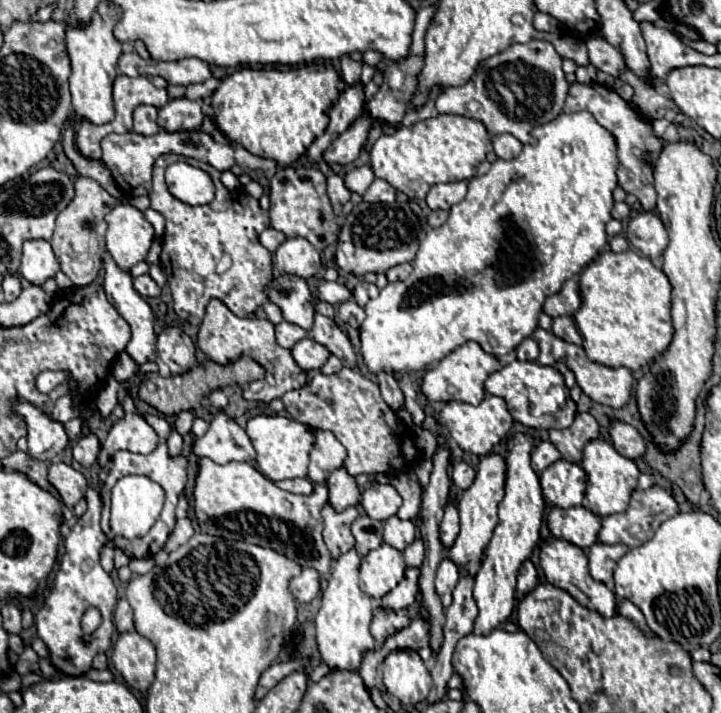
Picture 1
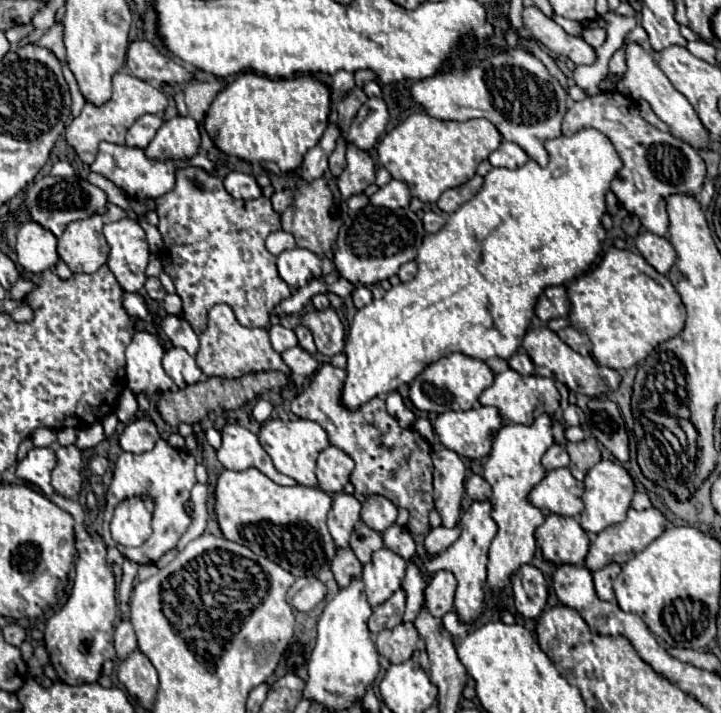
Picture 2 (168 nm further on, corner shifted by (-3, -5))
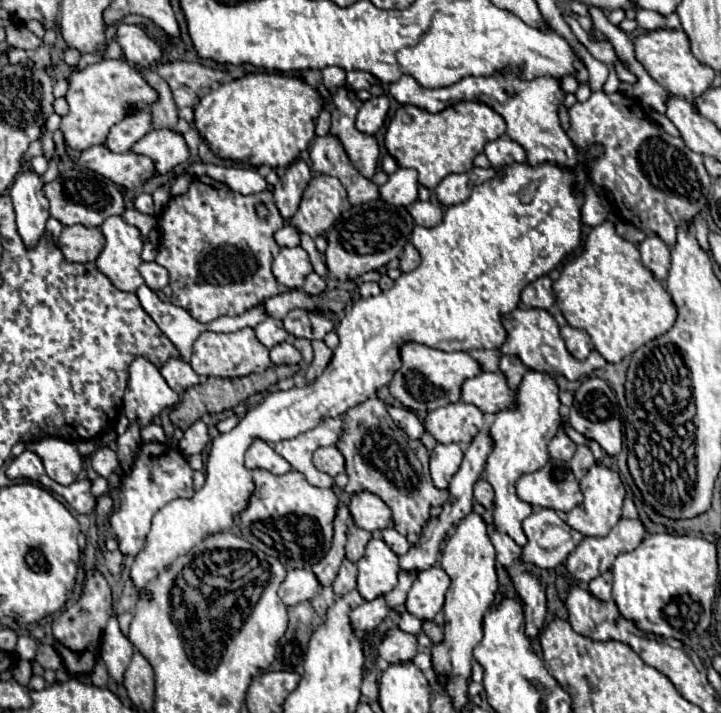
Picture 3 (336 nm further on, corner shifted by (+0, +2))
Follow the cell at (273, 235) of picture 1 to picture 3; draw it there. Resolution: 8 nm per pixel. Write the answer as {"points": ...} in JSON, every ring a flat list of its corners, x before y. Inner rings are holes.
{"points":[[286,224,284,228,280,228,274,234,274,238,280,246,300,246,300,232,292,224]]}

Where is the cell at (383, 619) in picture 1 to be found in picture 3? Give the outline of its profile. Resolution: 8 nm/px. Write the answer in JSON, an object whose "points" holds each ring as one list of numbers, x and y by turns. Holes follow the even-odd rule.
{"points":[[392,626,378,642,378,656,390,664,408,662,418,654,416,636,402,632,400,628]]}

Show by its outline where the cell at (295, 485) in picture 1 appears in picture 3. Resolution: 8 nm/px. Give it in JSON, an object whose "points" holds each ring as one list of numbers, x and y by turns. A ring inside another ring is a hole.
{"points":[[256,440,248,452,246,452,246,466,248,468,262,468,272,474,286,474,292,466,268,444,262,440]]}

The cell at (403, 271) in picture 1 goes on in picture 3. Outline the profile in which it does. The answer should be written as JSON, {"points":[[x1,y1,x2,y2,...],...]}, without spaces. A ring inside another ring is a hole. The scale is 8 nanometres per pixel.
{"points":[[406,244,404,254,400,256,400,270,410,272,420,264,420,252,414,248,414,244]]}

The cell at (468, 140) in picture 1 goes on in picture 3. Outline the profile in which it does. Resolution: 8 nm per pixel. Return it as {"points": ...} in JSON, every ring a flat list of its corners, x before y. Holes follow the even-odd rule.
{"points":[[458,102,436,114,418,106,400,106,386,130,384,144,402,168,414,168,420,176,420,184,434,190,444,176,468,172,472,160,484,152,486,142,500,138,504,132,504,118,482,102]]}

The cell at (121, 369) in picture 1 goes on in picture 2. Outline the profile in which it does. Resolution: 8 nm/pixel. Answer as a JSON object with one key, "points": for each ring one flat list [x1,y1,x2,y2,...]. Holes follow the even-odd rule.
{"points":[[125,387,123,393,119,395,115,413,117,413,119,421,123,421,123,423,127,423,129,419,135,417,135,413,137,413,137,399,135,399,135,393,129,387]]}

